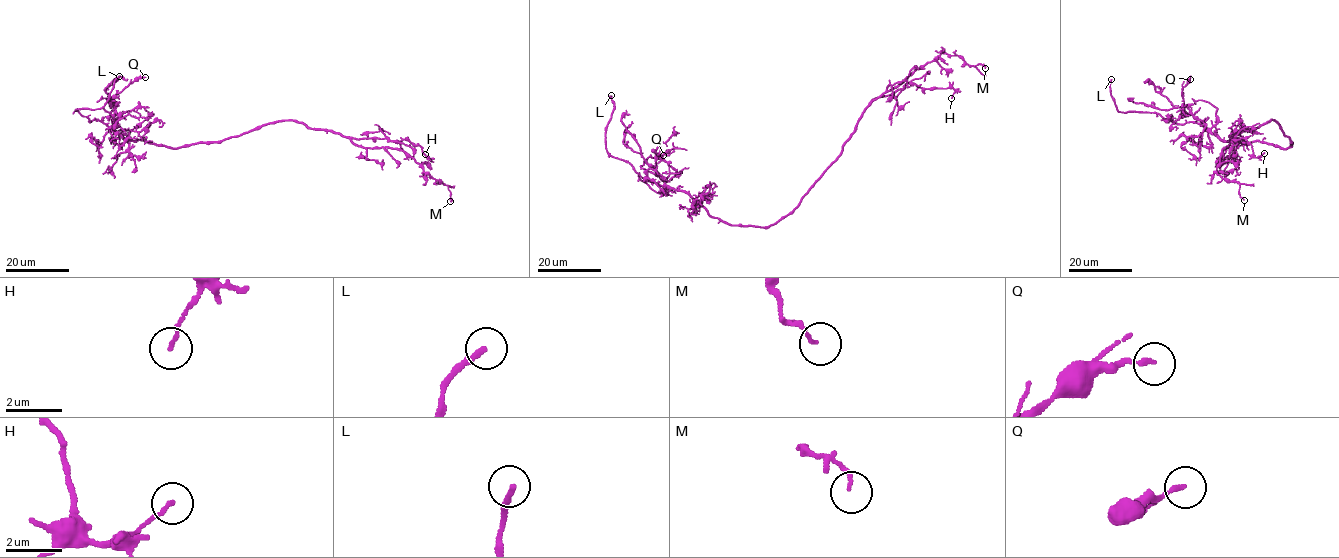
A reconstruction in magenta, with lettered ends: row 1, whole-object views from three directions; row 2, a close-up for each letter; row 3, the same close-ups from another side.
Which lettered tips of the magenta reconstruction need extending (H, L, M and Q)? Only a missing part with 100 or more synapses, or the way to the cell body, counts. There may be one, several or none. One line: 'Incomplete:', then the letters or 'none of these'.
Incomplete: L

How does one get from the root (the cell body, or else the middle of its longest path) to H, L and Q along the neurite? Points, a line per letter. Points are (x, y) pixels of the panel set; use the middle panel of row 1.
H: (787, 215), (840, 153), (873, 99), (891, 94), (907, 83), (924, 88), (951, 87), (951, 98)
L: (787, 215), (764, 227), (728, 224), (681, 190), (645, 180), (606, 148), (605, 126), (614, 108), (611, 95)
Q: (787, 215), (764, 227), (711, 217), (687, 193), (640, 167), (648, 157), (663, 155)

